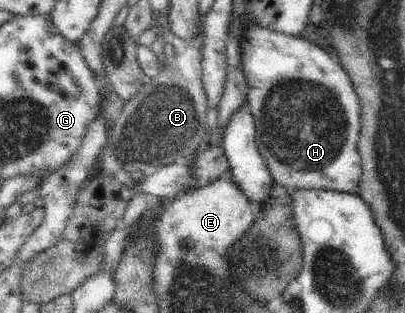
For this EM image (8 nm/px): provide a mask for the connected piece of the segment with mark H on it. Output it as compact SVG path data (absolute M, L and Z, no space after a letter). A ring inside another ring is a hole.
M258 24L248 26L242 49L251 87L248 101L256 118L258 143L276 182L284 186L289 195L301 189L359 192L357 187L363 177L363 159L359 151L363 123L361 101L345 67L339 65L329 51L309 39L275 32Z

